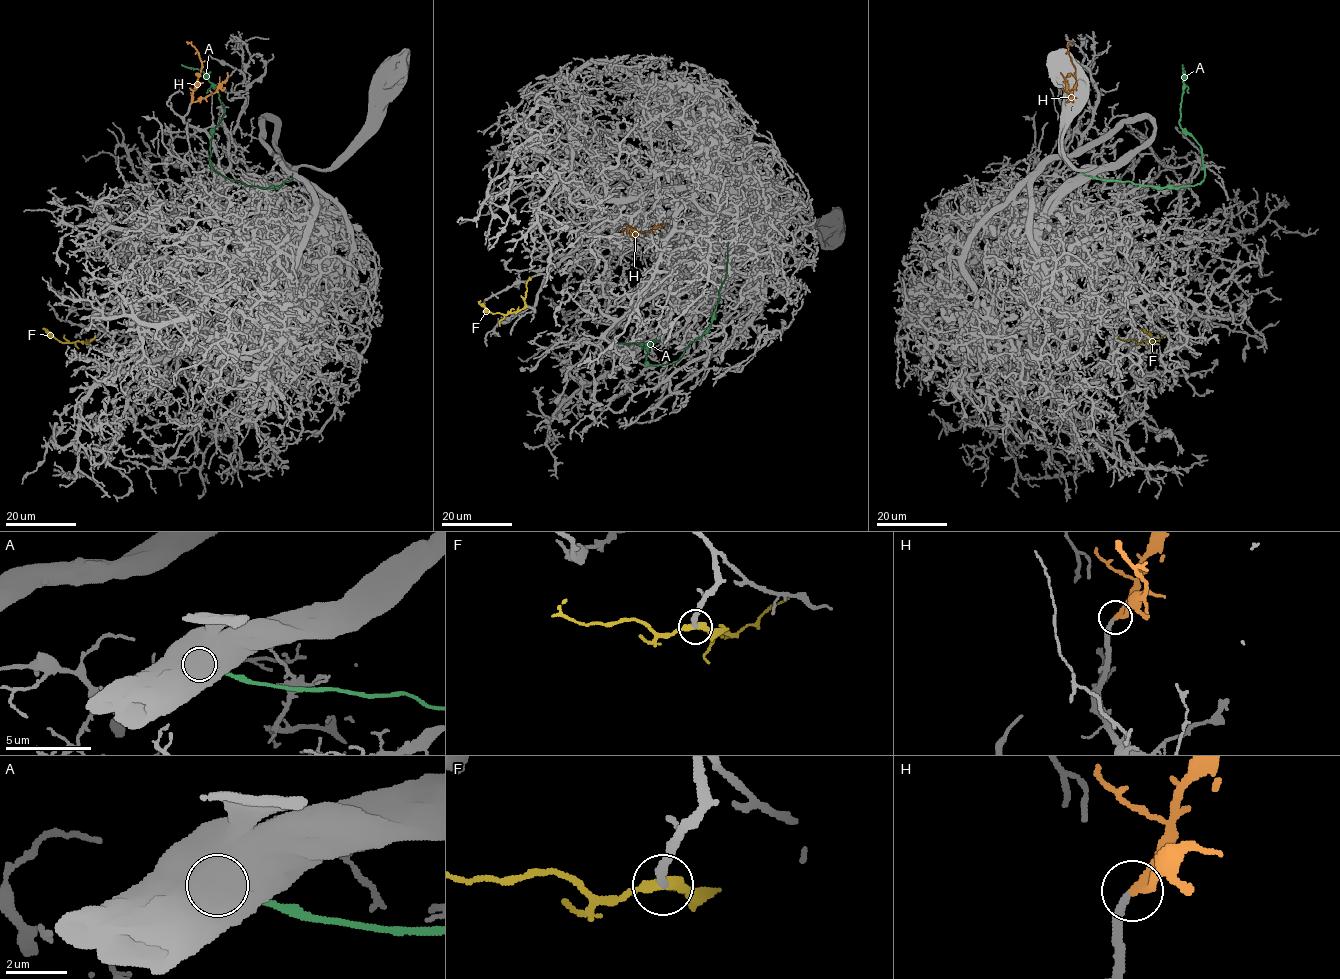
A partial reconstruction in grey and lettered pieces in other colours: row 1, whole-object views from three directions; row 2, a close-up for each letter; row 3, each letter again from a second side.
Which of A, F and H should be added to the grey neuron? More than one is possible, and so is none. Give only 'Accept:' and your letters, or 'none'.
Accept: F, H

